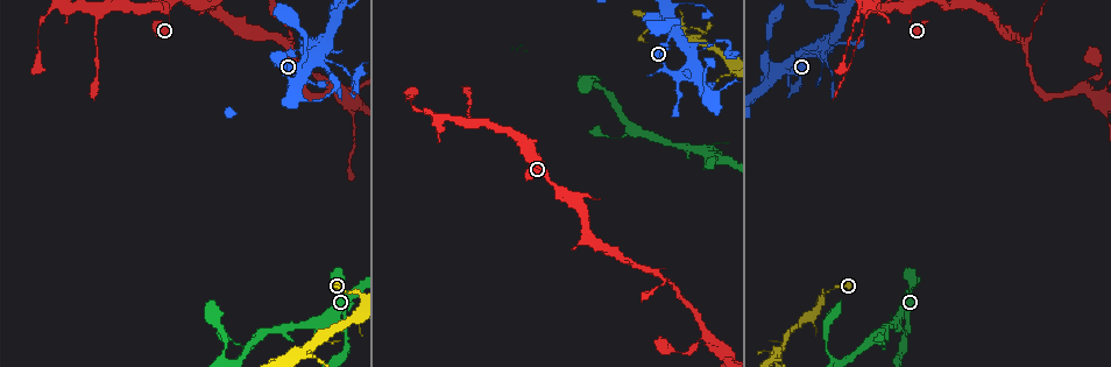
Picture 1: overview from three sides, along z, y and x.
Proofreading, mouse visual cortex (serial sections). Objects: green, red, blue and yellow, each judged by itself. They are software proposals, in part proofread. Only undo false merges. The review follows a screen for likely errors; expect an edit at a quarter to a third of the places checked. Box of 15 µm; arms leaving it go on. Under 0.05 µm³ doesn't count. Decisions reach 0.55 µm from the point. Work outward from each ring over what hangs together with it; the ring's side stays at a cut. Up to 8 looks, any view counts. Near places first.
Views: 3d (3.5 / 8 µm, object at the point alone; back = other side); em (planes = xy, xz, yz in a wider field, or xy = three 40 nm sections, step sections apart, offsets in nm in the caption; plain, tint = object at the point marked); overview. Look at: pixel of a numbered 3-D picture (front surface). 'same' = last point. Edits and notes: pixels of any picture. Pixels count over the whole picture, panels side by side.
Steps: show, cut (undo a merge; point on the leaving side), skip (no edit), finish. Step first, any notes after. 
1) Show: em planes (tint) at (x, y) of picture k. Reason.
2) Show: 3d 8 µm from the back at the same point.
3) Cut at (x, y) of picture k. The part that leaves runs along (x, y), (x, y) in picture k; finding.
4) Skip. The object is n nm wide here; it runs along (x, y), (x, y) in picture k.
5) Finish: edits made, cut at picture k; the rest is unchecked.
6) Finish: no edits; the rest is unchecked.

Show: 3d 3.5 µm at (722, 76) of picture 1. Abrupt turn.

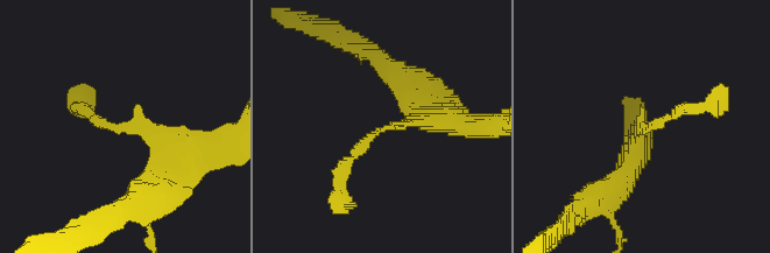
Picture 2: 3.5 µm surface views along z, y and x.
Show: em xy step 3 (tint) at (120, 129) of picture 2.

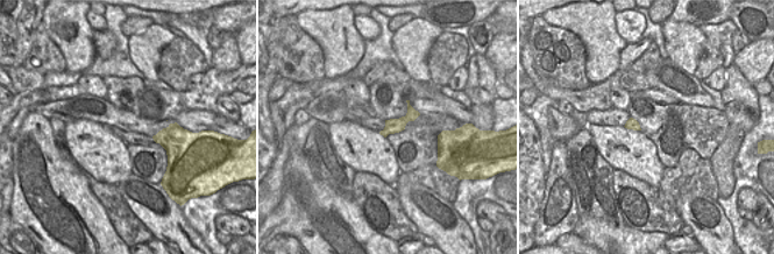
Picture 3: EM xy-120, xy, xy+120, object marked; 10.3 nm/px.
Skip. It runs along (700, 110), (641, 120), (631, 163) in picture 2; continuous, no second cell.

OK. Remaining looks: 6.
Show: 3d 3.5 µm from the back at (782, 349) of picture 1. Arms part here.

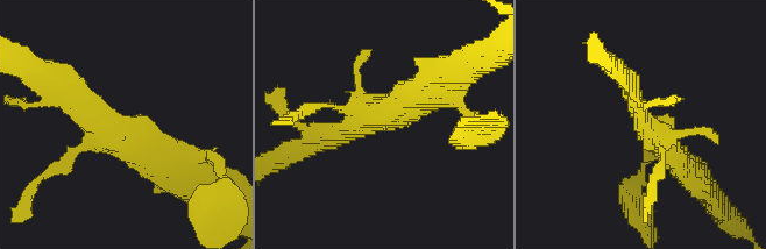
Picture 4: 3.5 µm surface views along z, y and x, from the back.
Skip. It runs along (55, 77), (174, 166) in picture 4; continuous, no second cell.

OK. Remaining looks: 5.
Show: 3d 8 µm at (332, 59) of picture 1. Thick turns thin.

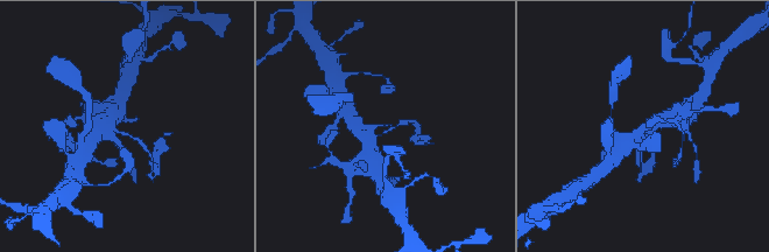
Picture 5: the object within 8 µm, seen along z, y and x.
Show: 3d 3.5 µm at (122, 132) of picture 5.

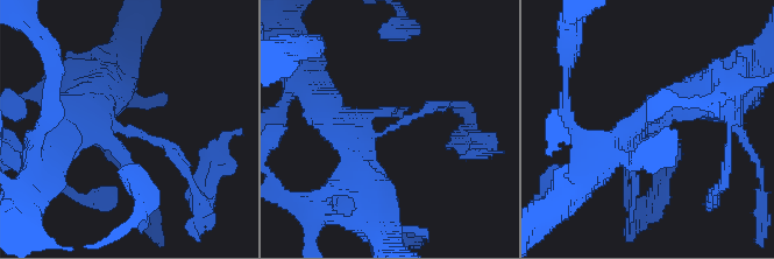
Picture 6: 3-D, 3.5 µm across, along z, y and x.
Show: em xy step 3 (tint) at (130, 130) of picture 6.

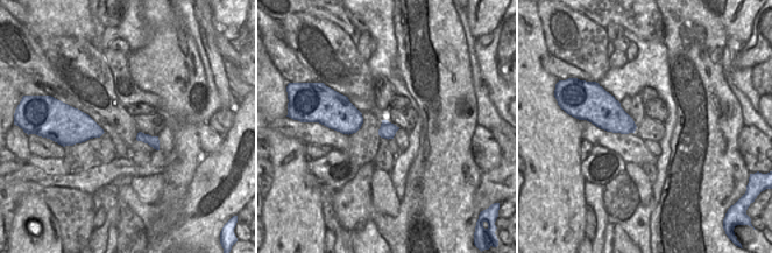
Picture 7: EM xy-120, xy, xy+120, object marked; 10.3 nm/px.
Cut at (160, 141) of picture 6. The arms are 150, 250 nm wide; two cells meet here.

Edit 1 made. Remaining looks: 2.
Show: 3d 3.5 µm at (661, 278) of picture 1. Three-way junction.

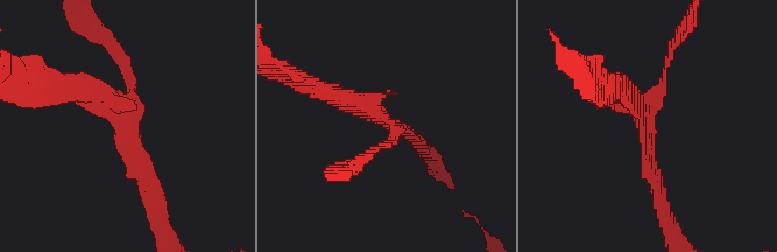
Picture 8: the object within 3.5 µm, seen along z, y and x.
Show: em xy step 3 (tint) at (638, 113) of picture 8. 3 arms meet here; the arms are 100, 200, 300 nm wide.

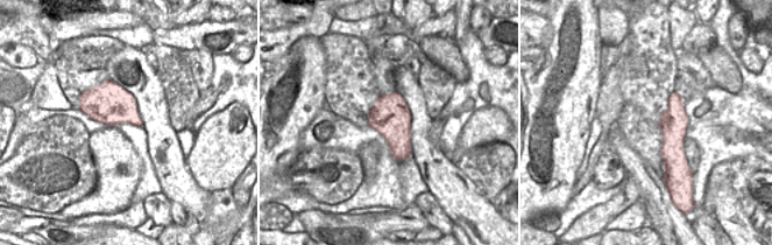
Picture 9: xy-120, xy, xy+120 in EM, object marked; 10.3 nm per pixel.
Skip. Continuous, no second cell.

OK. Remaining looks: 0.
Finish: edits made, cut at picture 6; the rest is unchecked.

